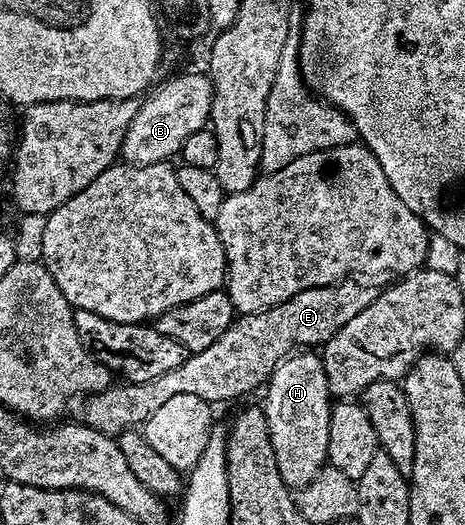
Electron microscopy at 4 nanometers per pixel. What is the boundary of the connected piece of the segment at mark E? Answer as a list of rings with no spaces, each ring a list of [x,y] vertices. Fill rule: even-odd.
[[[348,278],[335,285],[316,286],[304,289],[295,296],[283,301],[282,304],[273,305],[257,313],[236,315],[227,331],[215,340],[214,344],[205,348],[202,352],[186,355],[178,368],[165,372],[153,380],[141,382],[119,382],[119,385],[111,384],[107,389],[97,394],[86,395],[80,402],[79,416],[80,425],[95,428],[109,437],[120,437],[126,430],[142,425],[149,416],[158,410],[168,399],[176,394],[194,394],[207,403],[217,404],[225,400],[231,400],[237,396],[247,394],[255,389],[258,390],[267,382],[280,361],[296,350],[302,348],[315,348],[329,342],[331,336],[343,328],[348,321],[359,312],[374,302],[376,295],[367,286],[357,284],[356,279]]]

